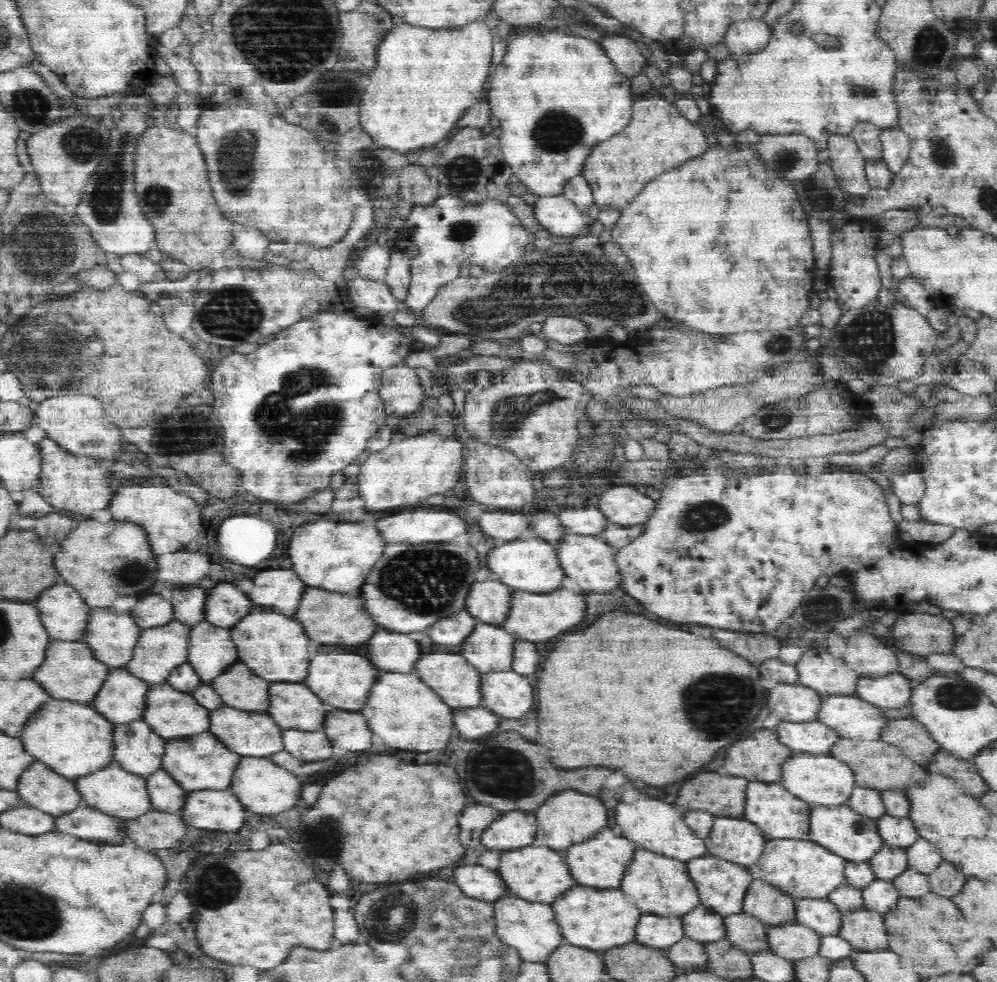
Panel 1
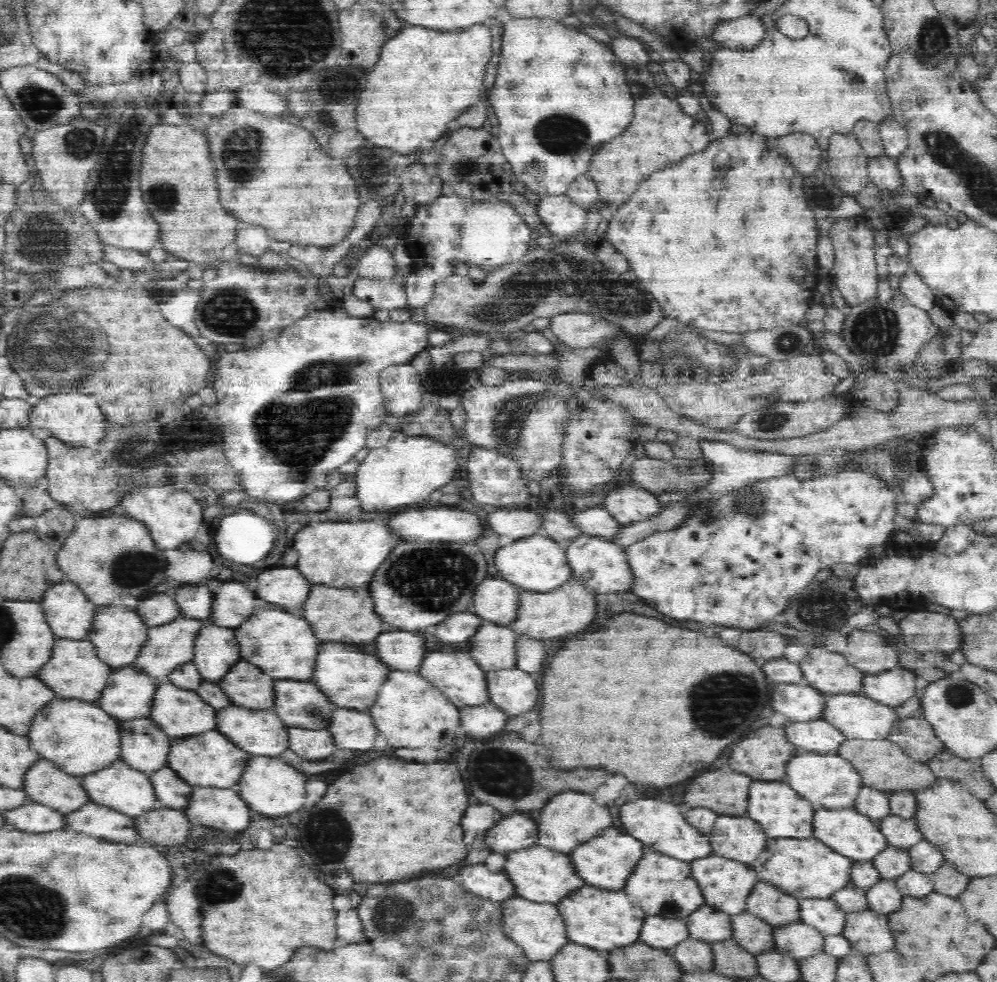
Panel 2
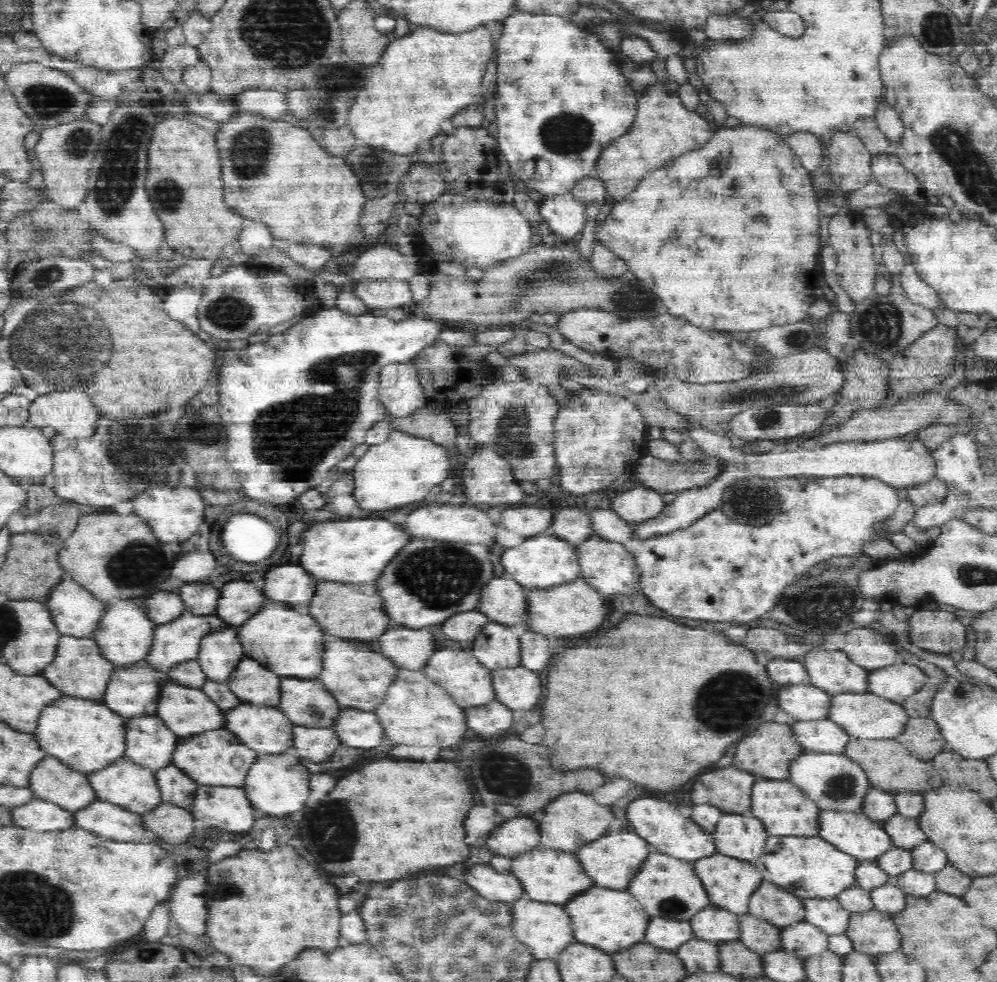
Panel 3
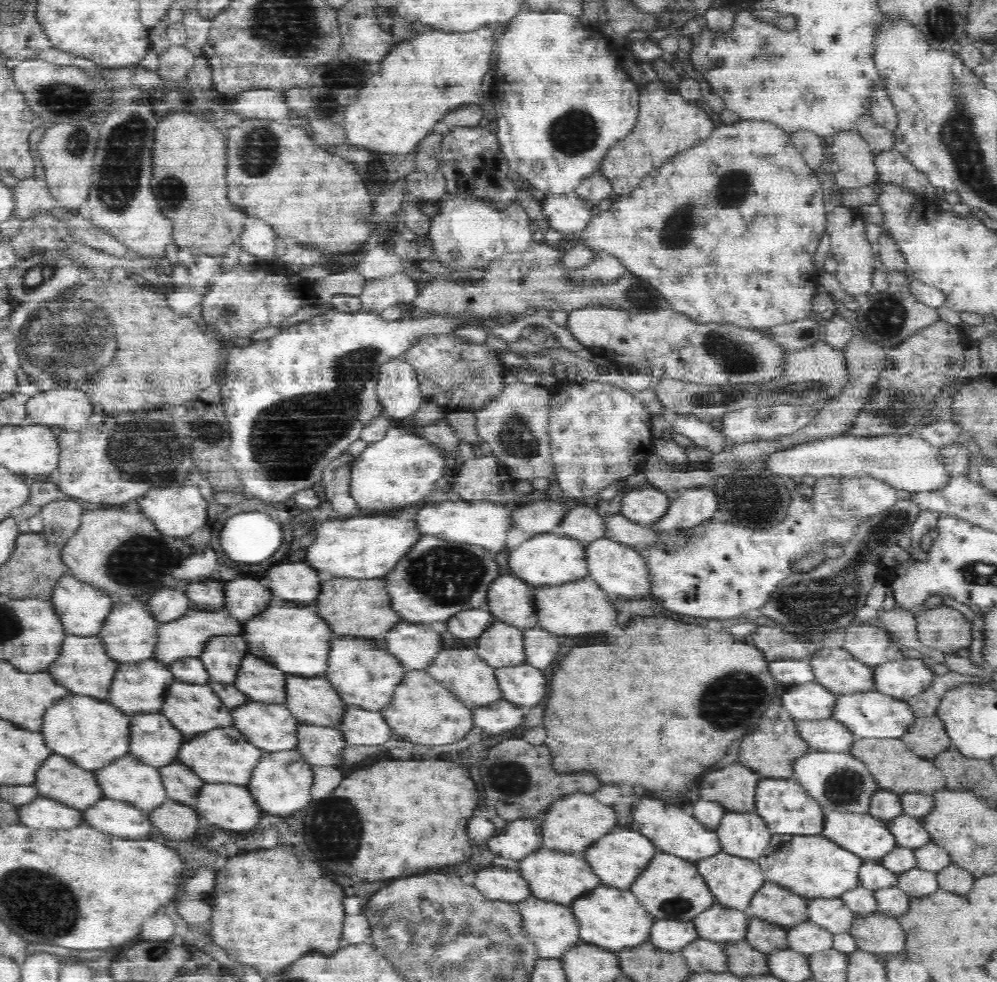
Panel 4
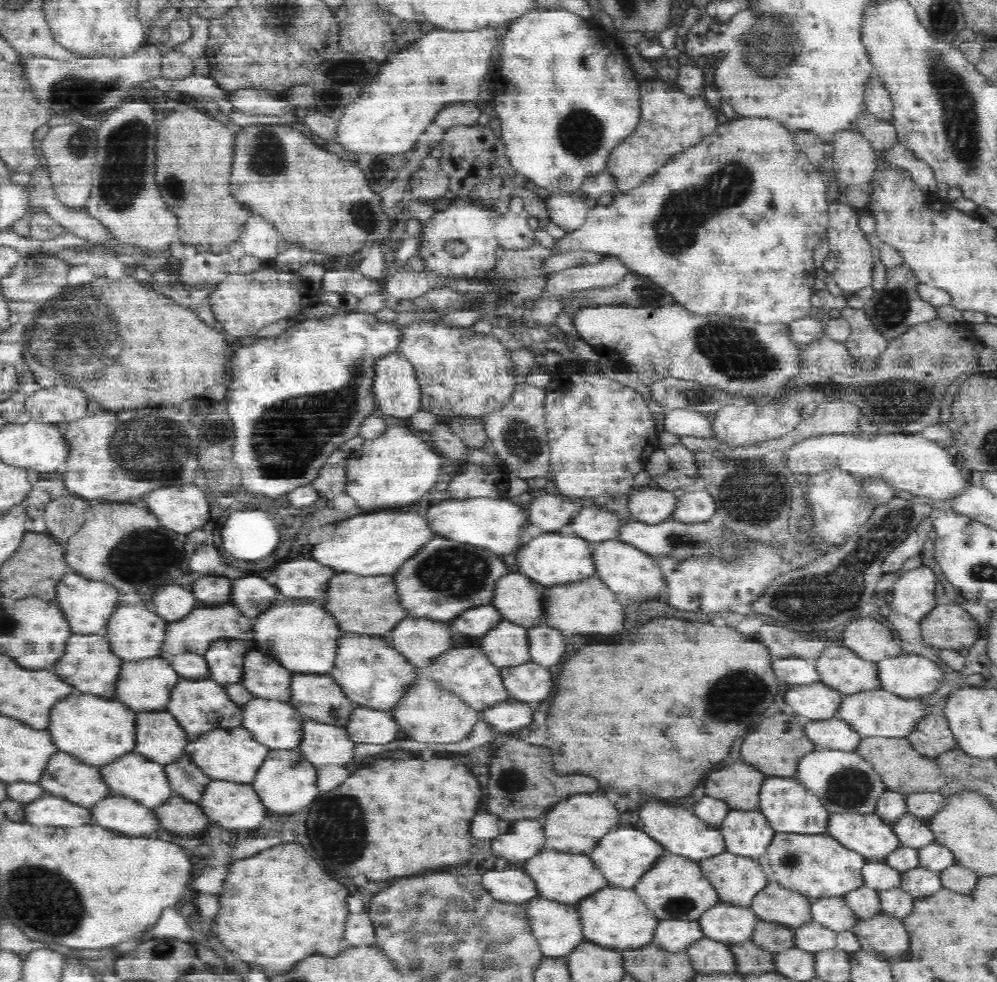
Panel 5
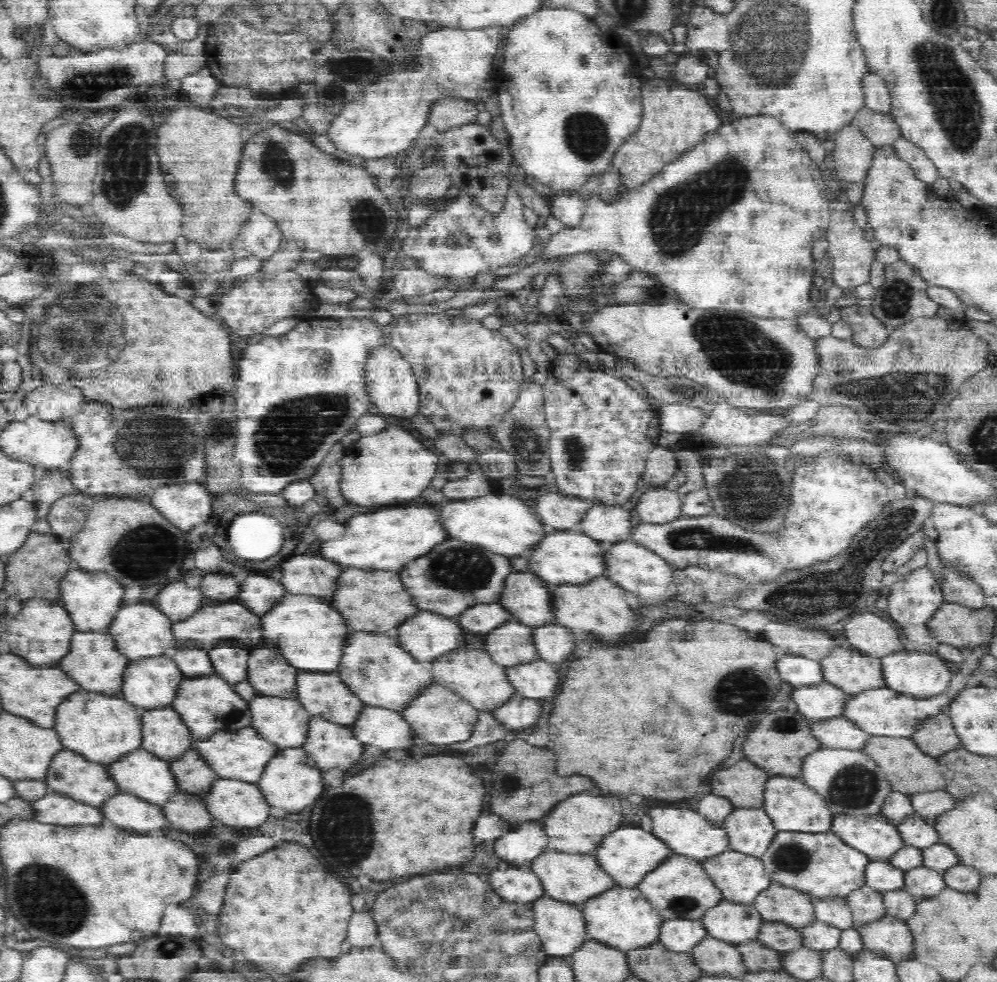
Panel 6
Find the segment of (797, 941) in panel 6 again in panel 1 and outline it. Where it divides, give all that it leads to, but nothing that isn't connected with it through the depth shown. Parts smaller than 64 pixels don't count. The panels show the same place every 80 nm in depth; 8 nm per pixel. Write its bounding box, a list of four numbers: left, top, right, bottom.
[725,913,770,955]

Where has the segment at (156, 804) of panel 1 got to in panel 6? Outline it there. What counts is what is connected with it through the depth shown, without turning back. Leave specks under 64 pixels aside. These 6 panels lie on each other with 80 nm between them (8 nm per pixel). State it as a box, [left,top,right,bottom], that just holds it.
[172,744,219,795]

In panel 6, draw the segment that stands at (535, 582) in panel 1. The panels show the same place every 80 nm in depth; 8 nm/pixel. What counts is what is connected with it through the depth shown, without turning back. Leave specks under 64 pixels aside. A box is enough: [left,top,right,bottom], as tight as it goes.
[530,530,609,585]

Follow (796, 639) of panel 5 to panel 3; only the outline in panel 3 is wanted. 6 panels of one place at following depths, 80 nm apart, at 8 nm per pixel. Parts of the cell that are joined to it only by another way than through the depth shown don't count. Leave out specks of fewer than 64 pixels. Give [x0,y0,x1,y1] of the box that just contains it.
[740,626,808,665]

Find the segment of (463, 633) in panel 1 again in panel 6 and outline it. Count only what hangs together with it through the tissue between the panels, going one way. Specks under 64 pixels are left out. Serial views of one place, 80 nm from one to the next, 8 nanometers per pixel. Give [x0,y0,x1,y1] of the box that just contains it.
[456,602,513,633]

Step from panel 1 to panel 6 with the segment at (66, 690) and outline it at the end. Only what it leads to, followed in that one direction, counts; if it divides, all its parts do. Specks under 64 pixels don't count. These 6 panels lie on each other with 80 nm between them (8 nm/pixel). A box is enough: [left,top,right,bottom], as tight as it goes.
[58,631,131,695]

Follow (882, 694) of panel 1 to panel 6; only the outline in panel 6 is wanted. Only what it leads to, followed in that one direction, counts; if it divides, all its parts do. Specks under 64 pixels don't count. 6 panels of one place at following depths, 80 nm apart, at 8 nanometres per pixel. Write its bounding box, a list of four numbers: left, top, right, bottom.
[881,651,955,698]

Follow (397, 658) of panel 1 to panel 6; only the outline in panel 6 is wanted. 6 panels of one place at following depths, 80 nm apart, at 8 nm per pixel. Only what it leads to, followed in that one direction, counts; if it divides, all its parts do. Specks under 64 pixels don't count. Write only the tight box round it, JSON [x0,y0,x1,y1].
[397,610,466,661]

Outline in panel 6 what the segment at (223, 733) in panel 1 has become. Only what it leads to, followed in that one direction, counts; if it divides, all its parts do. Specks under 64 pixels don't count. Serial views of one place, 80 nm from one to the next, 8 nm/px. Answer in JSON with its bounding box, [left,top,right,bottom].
[250,695,314,748]

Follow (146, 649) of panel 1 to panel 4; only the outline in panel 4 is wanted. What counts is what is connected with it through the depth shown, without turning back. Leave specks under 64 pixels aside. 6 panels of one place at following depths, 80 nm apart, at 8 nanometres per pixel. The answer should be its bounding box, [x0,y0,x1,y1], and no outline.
[153,606,246,664]

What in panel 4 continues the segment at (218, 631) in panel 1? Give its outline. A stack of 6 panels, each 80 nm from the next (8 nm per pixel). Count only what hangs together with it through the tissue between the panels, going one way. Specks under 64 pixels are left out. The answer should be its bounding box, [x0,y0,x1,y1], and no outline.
[201,636,249,684]

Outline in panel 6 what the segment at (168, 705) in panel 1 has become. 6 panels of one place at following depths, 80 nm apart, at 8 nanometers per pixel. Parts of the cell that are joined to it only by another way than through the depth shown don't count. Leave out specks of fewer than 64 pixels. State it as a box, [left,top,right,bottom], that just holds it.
[171,672,254,743]

